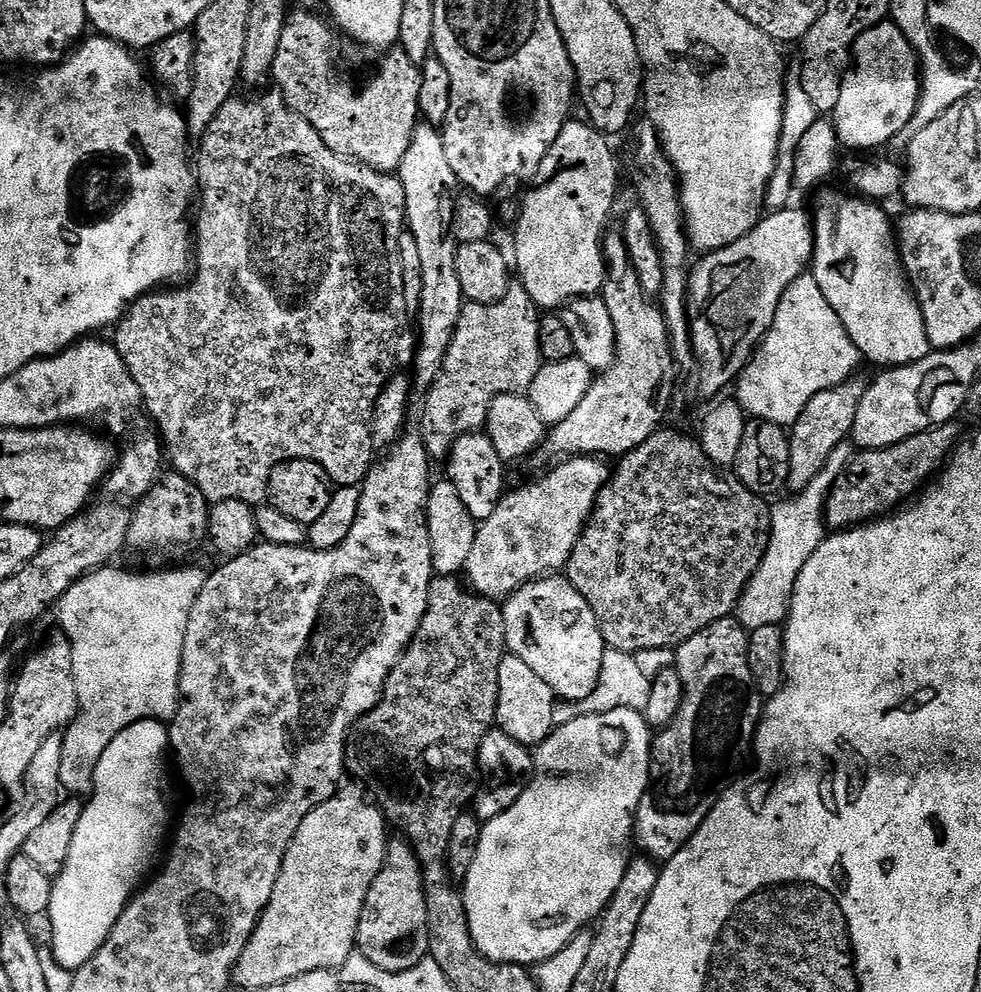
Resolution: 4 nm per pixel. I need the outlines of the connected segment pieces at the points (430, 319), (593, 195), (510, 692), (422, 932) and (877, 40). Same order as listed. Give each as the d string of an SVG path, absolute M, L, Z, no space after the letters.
M423 122L417 123L410 138L410 148L406 150L406 158L402 158L400 163L398 175L402 182L402 190L406 194L406 228L418 242L422 261L422 296L418 313L414 384L417 389L427 390L438 378L442 362L446 362L446 350L450 350L458 318L466 303L462 294L462 282L458 282L458 245L452 233L454 210L462 185L456 179L454 170L446 158L446 146L439 127Z
M569 118L562 126L562 132L558 138L554 138L554 146L546 150L546 158L542 158L542 166L538 166L535 176L530 181L528 193L524 196L524 201L520 204L520 217L516 220L516 260L514 256L514 272L518 275L519 283L524 285L526 294L535 302L537 308L541 310L560 310L569 300L577 298L587 298L603 293L604 282L606 279L606 267L604 268L604 252L600 249L600 239L604 236L604 227L608 224L608 215L612 212L612 203L616 200L616 156L612 153L612 148L608 145L609 137L597 128L592 127L591 123L583 119Z
M508 654L498 670L498 706L496 707L495 727L510 734L514 742L525 744L530 750L552 733L558 720L558 697L552 693L550 686L522 662L522 658Z
M407 839L388 841L388 856L362 906L356 942L359 955L387 972L405 972L428 956L424 869Z
M891 19L870 26L854 42L852 63L842 82L842 95L838 97L838 106L830 114L830 120L836 127L836 136L848 148L880 148L891 145L896 135L910 122L916 113L920 101L920 81L922 69L916 54L916 47L906 38L906 34Z

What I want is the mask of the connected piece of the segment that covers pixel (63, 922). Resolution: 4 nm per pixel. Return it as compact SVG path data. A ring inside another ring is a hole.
M158 720L134 722L106 746L106 754L102 754L92 775L92 790L82 818L78 818L66 866L52 885L46 920L52 923L50 956L58 966L75 970L94 958L110 930L114 930L114 922L149 875L148 867L168 828L164 755L167 757L169 752L168 724Z

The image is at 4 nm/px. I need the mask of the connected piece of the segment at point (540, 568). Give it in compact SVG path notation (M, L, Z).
M595 456L564 458L557 464L560 465L550 469L541 480L524 484L513 492L512 489L505 491L504 497L498 502L498 510L494 510L490 518L479 521L474 547L470 549L470 558L466 558L462 573L467 587L476 595L500 602L534 580L567 569L570 554L574 546L578 546L578 538L588 525L598 494L608 483L610 468L604 465L607 463L603 459Z

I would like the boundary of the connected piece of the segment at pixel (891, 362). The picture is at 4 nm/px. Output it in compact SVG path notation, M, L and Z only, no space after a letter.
M828 188L816 200L816 216L811 217L812 222L812 262L810 265L810 276L818 282L818 290L822 290L822 294L826 294L826 302L830 302L830 306L834 310L834 314L838 314L838 318L842 322L842 326L846 326L846 334L850 334L850 342L854 342L854 346L859 350L861 357L865 361L869 360L872 364L881 364L881 369L899 368L901 364L912 364L915 360L926 358L930 351L928 343L928 335L926 334L926 326L922 318L922 310L916 297L912 294L912 286L908 283L907 276L904 275L904 264L900 260L900 250L898 247L898 236L894 231L894 224L888 221L888 216L883 212L879 203L873 202L859 194L851 194L847 196L844 192L835 192L834 189Z

